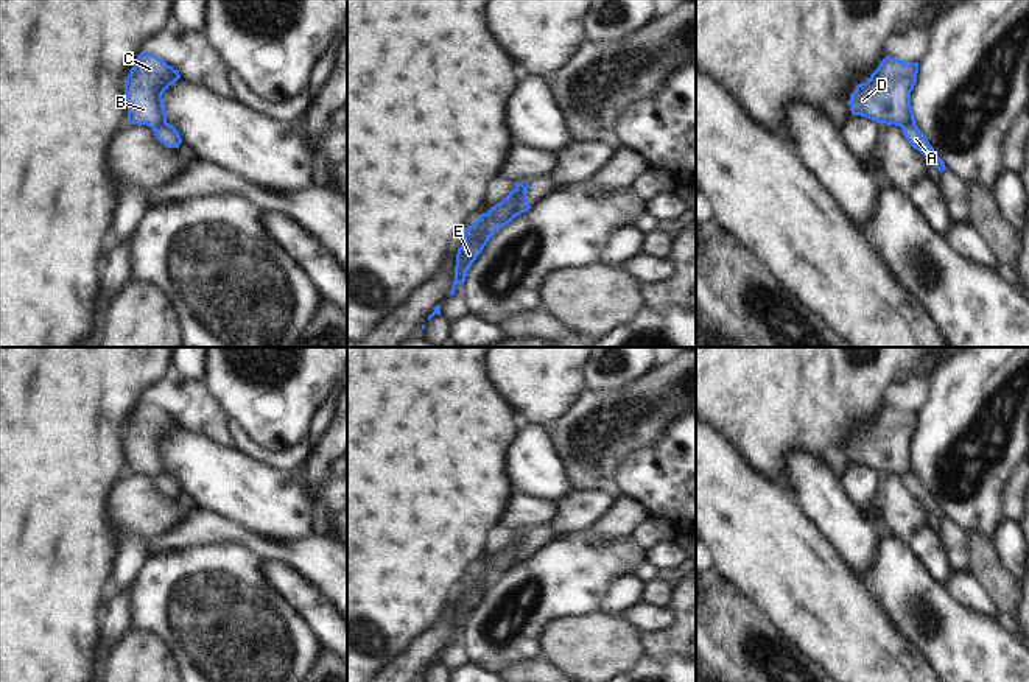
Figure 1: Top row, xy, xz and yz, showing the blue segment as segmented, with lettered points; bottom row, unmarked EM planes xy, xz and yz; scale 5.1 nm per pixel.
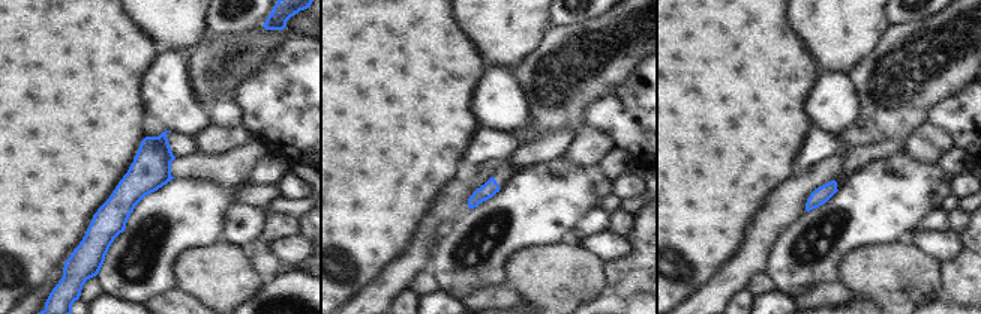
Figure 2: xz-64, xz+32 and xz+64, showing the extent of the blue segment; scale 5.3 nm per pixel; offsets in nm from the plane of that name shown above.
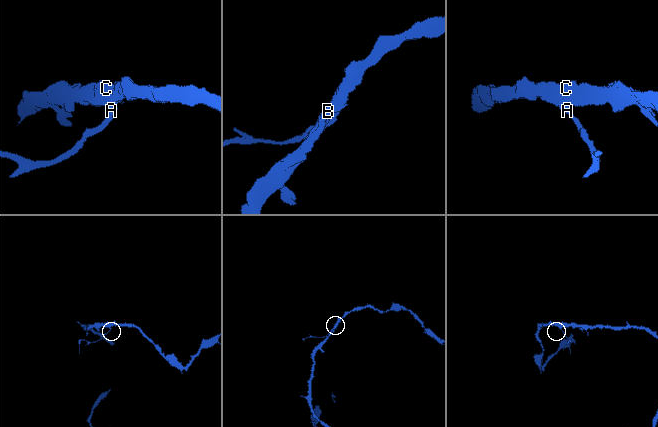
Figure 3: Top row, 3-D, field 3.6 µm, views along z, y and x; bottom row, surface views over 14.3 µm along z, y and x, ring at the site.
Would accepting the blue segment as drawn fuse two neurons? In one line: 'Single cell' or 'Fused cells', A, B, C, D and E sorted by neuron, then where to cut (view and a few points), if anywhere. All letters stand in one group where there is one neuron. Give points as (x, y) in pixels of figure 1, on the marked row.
Fused cells. Groups: A / B C D E. Split along xz (525, 187), (512, 217)

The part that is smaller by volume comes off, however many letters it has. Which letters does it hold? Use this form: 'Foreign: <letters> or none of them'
Foreign: A

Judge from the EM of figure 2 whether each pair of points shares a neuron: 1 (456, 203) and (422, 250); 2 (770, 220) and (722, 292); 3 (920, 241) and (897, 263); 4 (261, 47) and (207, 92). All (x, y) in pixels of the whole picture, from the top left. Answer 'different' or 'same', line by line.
1: same
2: same
3: different
4: same

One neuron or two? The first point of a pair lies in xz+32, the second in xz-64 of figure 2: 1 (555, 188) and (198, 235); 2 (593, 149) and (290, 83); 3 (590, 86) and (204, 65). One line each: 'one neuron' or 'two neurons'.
1: one neuron
2: two neurons
3: one neuron

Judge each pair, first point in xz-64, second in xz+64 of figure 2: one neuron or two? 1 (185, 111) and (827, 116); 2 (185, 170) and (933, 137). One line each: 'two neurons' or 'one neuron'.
1: one neuron
2: one neuron

